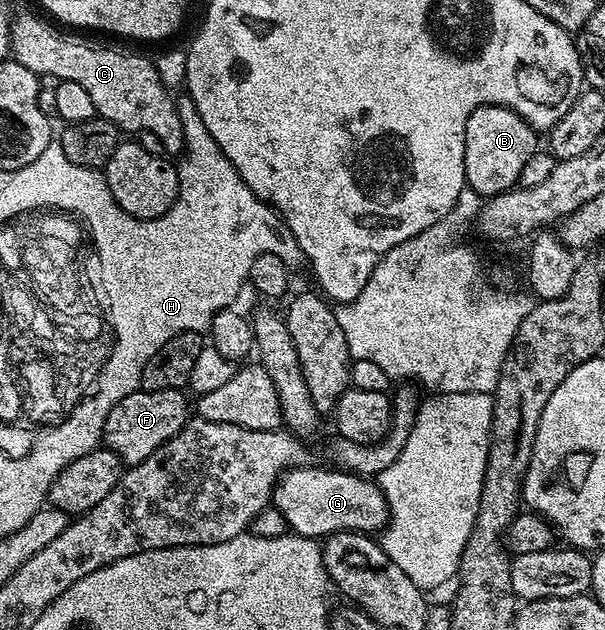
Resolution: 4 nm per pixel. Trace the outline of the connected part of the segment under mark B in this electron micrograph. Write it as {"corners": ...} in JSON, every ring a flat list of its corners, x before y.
{"corners":[[499,106,476,108,466,122,464,135,464,179,467,187,485,198,511,192,519,185,522,166,526,166,526,162,538,150,536,136,537,129,514,110]]}

